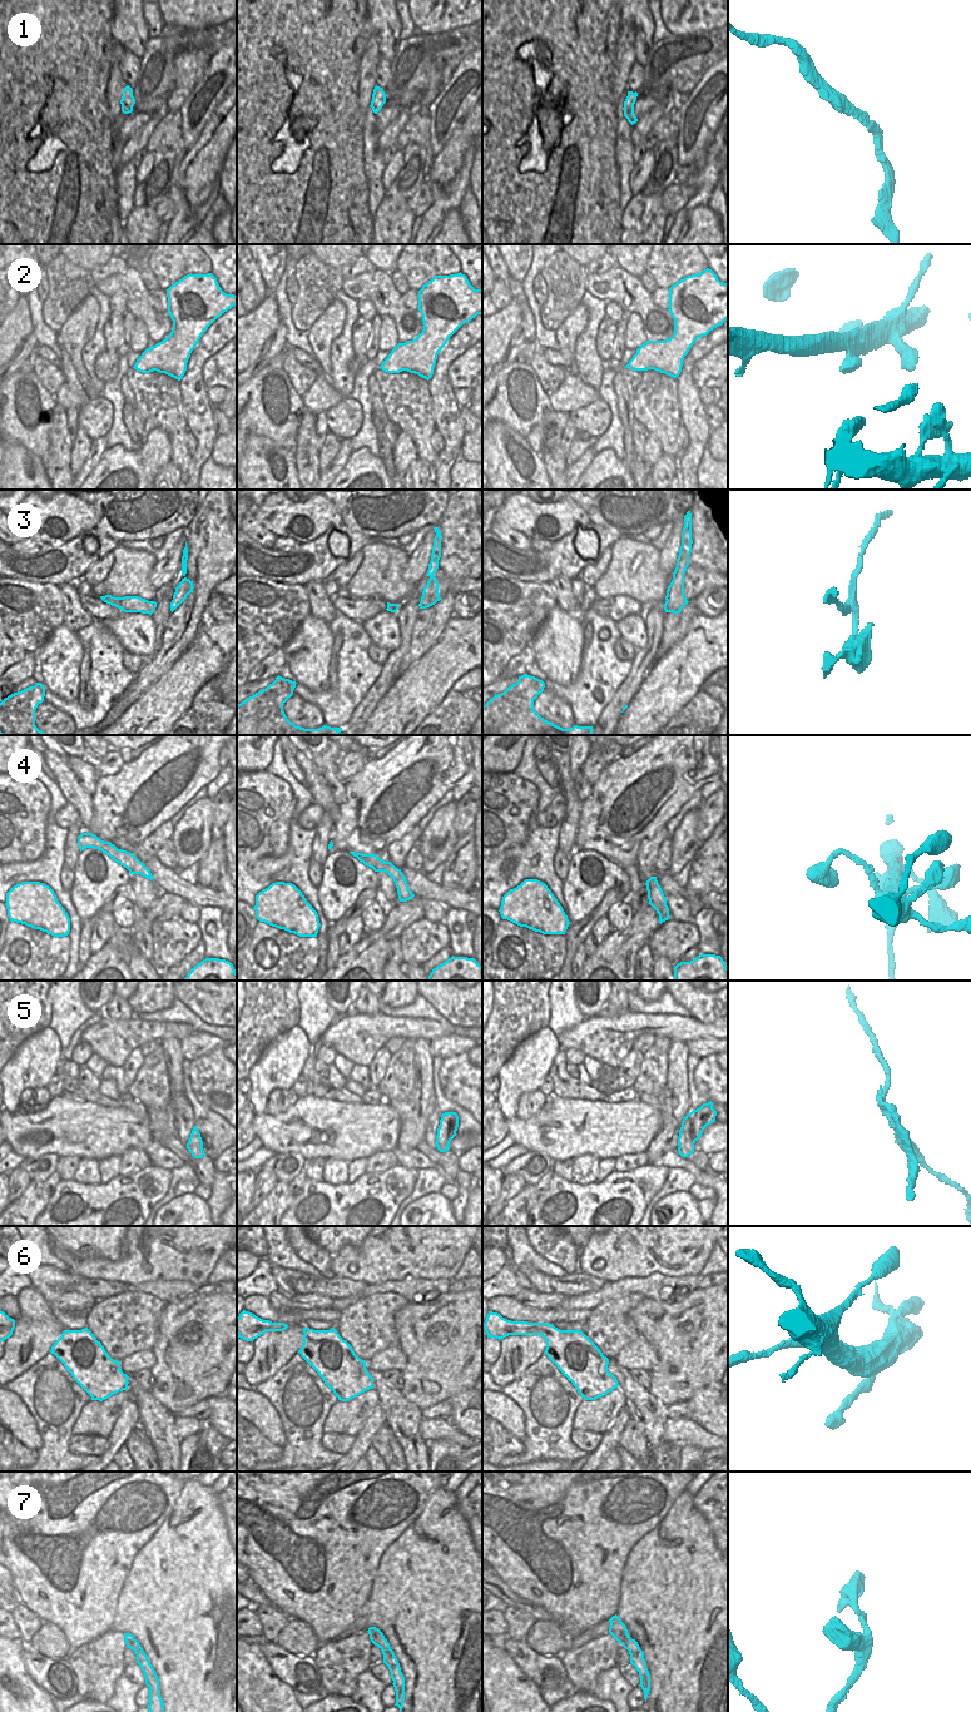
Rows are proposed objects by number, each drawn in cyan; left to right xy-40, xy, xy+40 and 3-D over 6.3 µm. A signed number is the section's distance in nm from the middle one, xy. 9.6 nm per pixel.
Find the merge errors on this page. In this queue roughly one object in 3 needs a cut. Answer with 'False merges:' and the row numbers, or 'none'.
False merges: 3, 5, 6, 7

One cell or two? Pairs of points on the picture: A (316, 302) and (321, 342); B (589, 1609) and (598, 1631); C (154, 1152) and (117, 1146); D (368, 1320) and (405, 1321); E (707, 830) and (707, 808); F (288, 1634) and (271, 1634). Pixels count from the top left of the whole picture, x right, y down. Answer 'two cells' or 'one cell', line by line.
A: two cells
B: two cells
C: two cells
D: two cells
E: one cell
F: two cells

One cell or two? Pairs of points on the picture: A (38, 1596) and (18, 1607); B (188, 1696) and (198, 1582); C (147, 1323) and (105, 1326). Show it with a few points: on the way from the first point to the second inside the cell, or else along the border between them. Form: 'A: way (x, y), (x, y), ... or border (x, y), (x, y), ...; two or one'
A: border (19, 1599), (44, 1622); two
B: way (198, 1667), (198, 1611); one
C: way (137, 1323), (115, 1323); one

